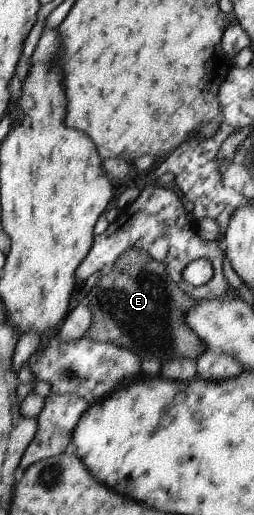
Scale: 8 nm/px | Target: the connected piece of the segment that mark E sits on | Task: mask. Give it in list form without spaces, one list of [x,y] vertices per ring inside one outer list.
[[[143,250],[124,251],[112,265],[112,271],[103,274],[98,283],[90,289],[90,293],[84,294],[83,303],[90,307],[90,313],[92,313],[92,325],[88,327],[84,337],[126,347],[134,352],[141,361],[152,359],[160,361],[161,364],[180,359],[180,357],[196,360],[207,349],[205,343],[188,327],[186,320],[186,315],[195,307],[198,300],[172,281],[167,272],[167,266],[156,261]]]

